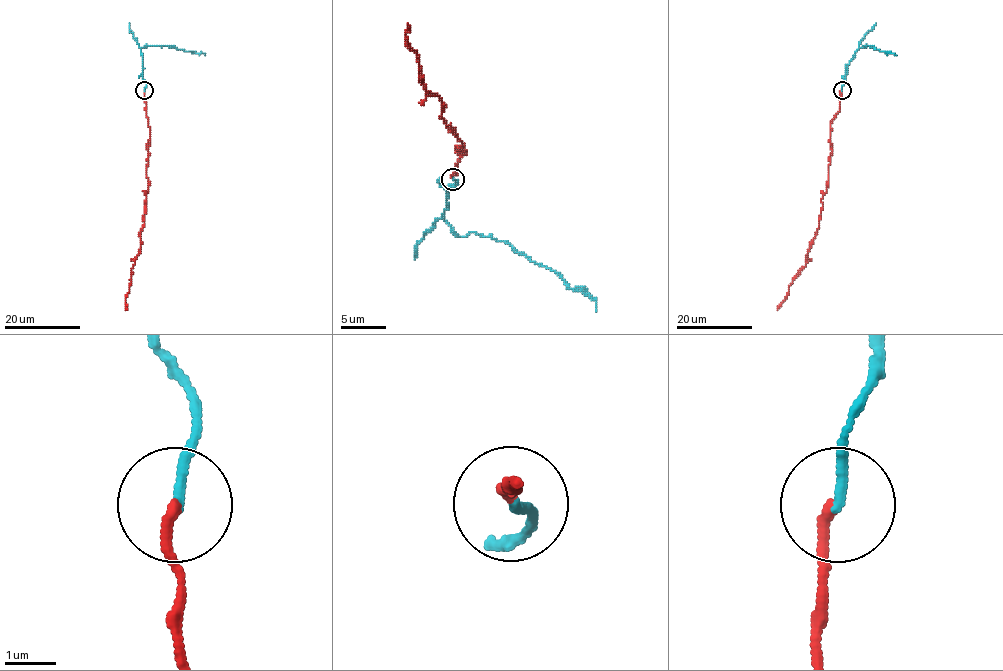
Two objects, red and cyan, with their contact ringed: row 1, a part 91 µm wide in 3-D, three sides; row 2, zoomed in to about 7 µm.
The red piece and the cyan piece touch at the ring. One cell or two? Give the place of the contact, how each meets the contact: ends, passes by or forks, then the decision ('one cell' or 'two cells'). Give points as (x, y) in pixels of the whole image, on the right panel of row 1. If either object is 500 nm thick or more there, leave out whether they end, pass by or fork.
at (842, 90); red ends there; cyan ends there; one cell

